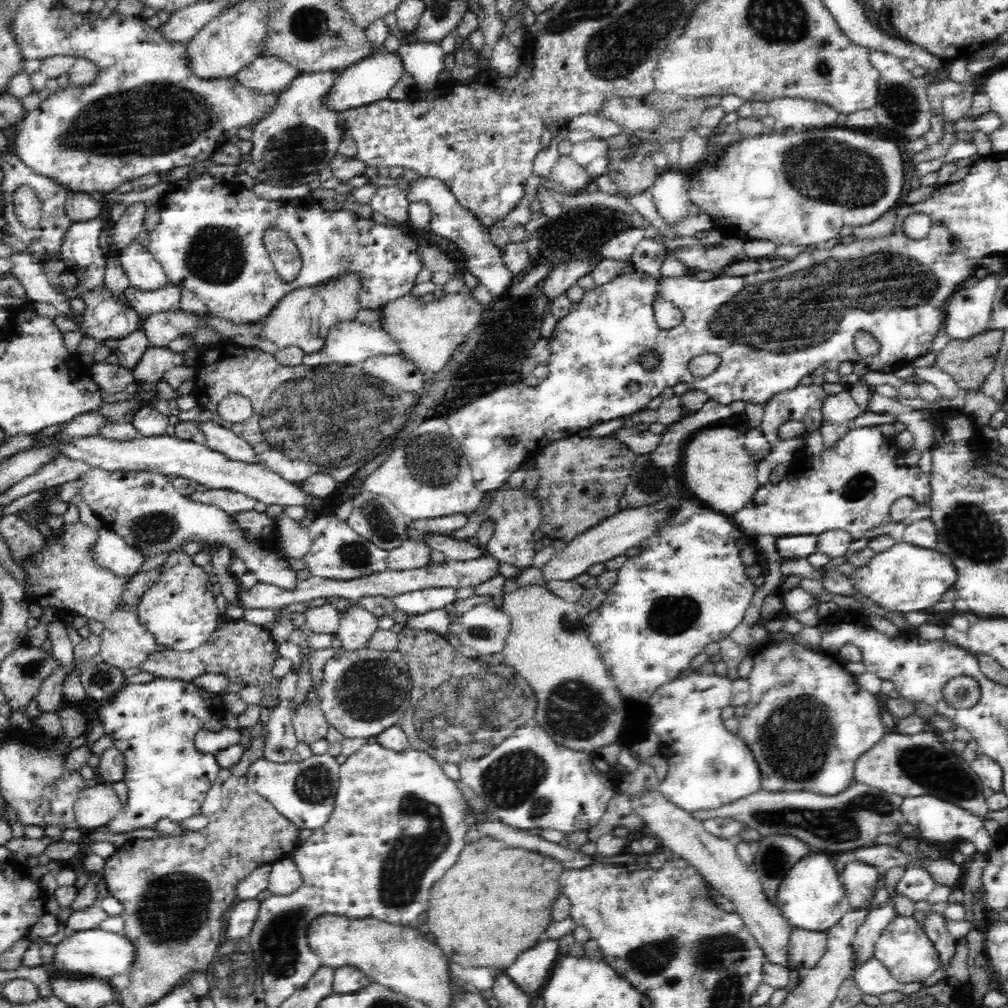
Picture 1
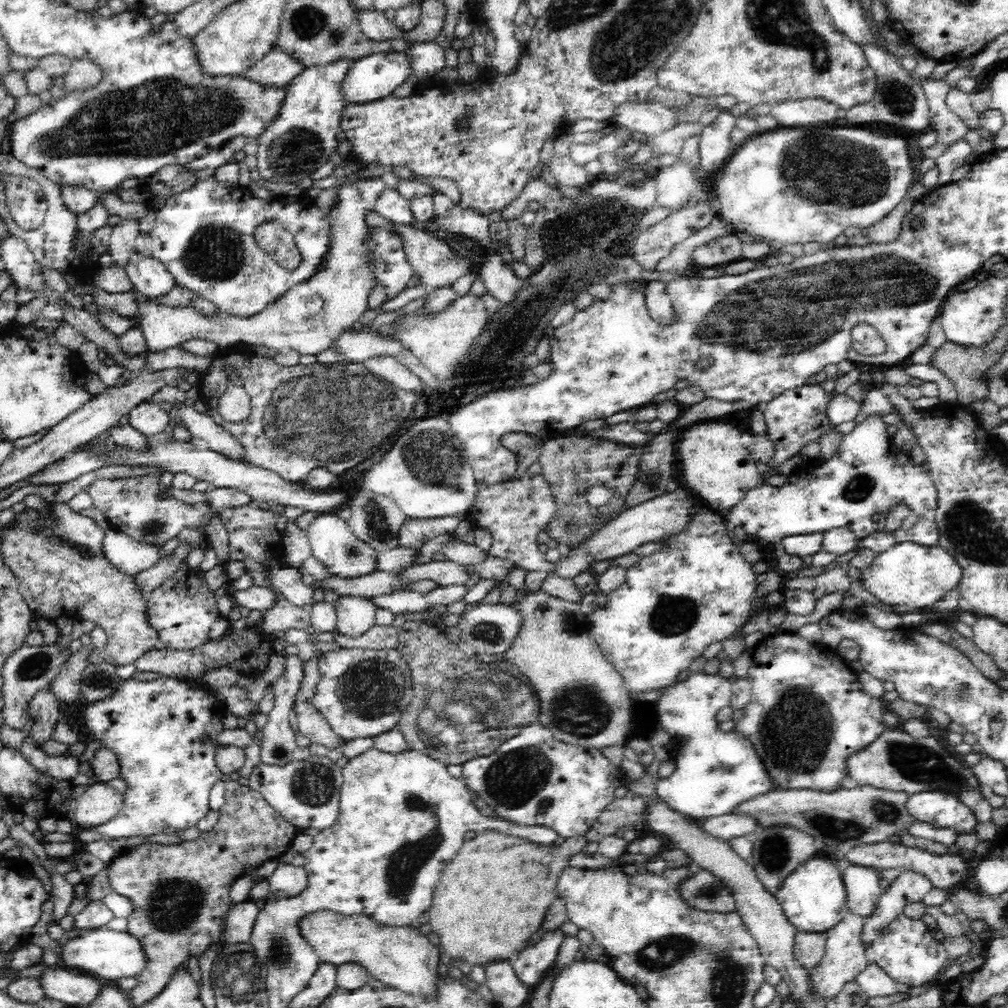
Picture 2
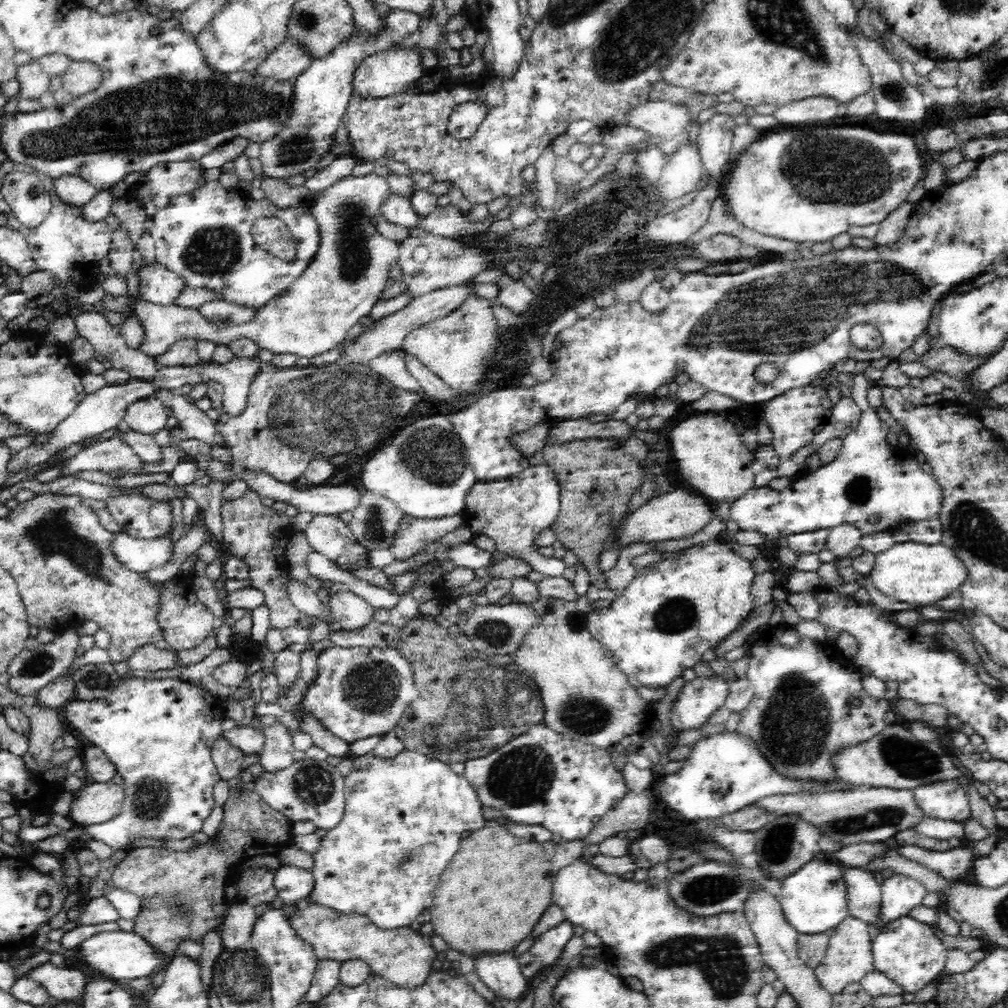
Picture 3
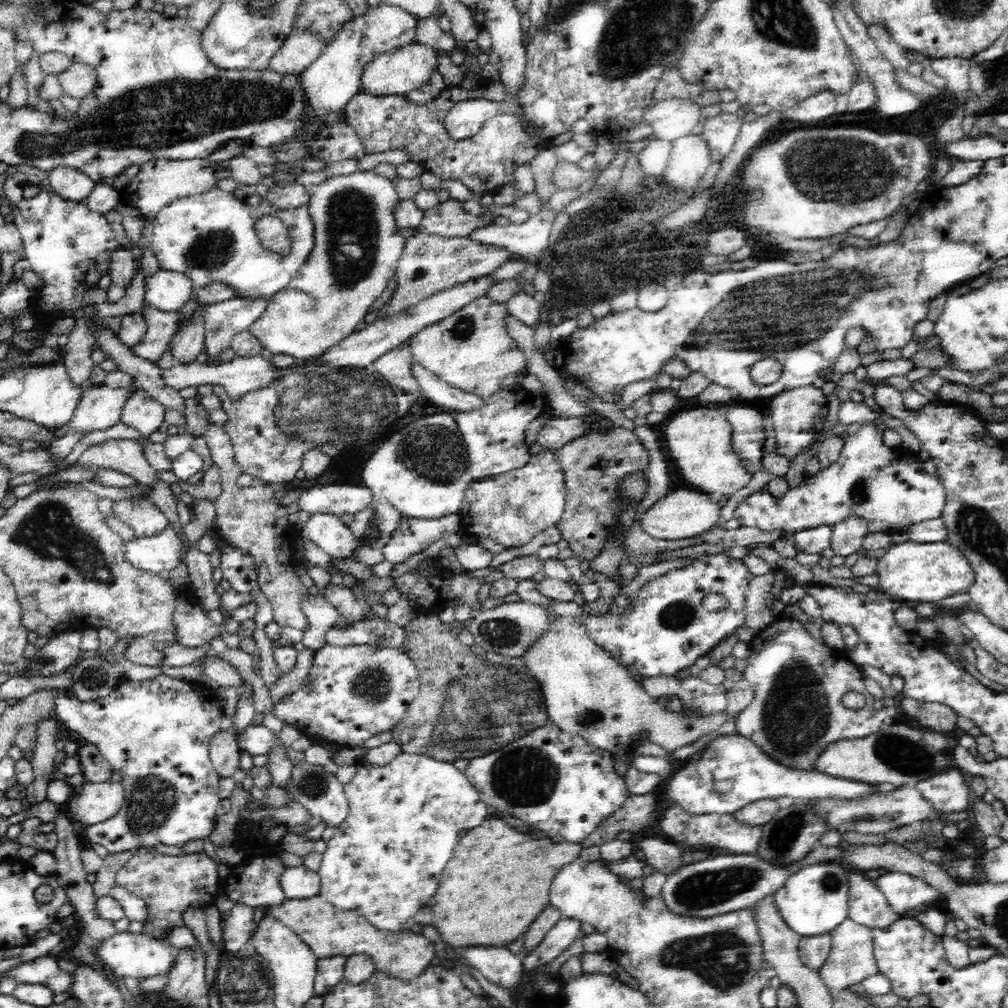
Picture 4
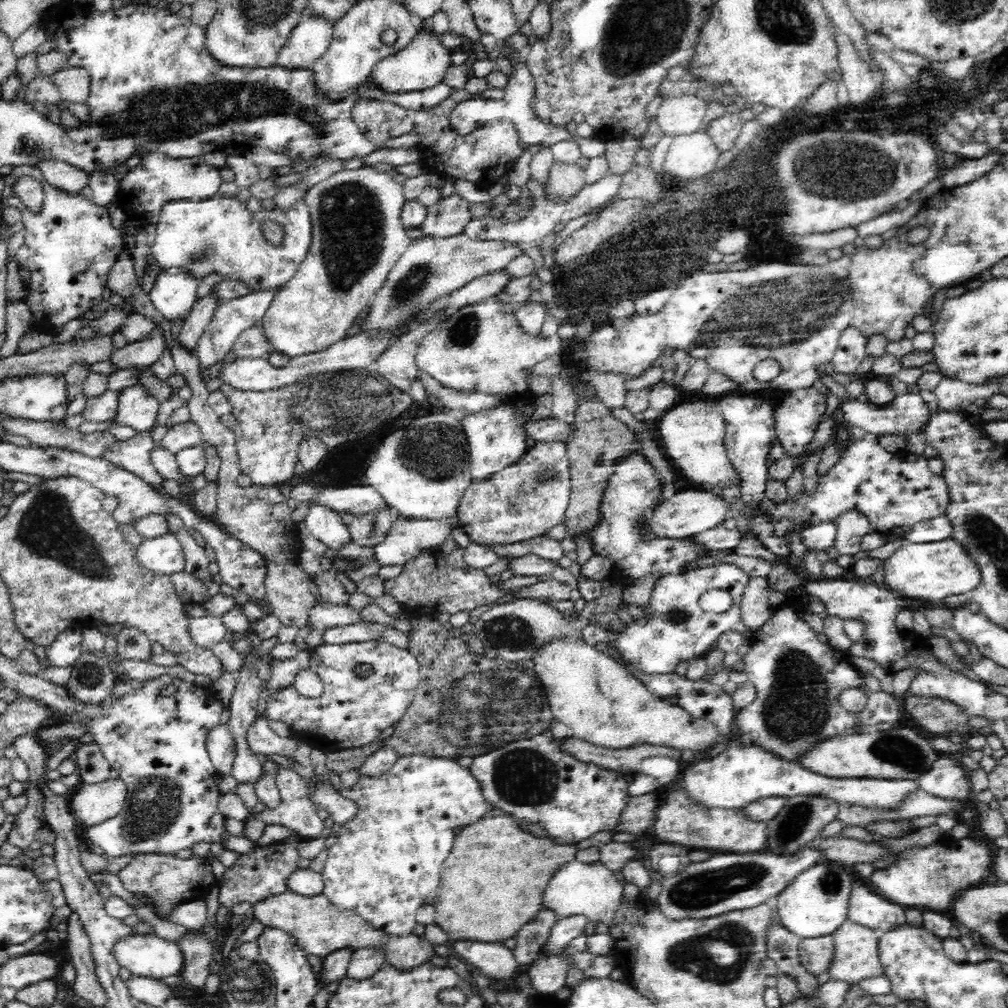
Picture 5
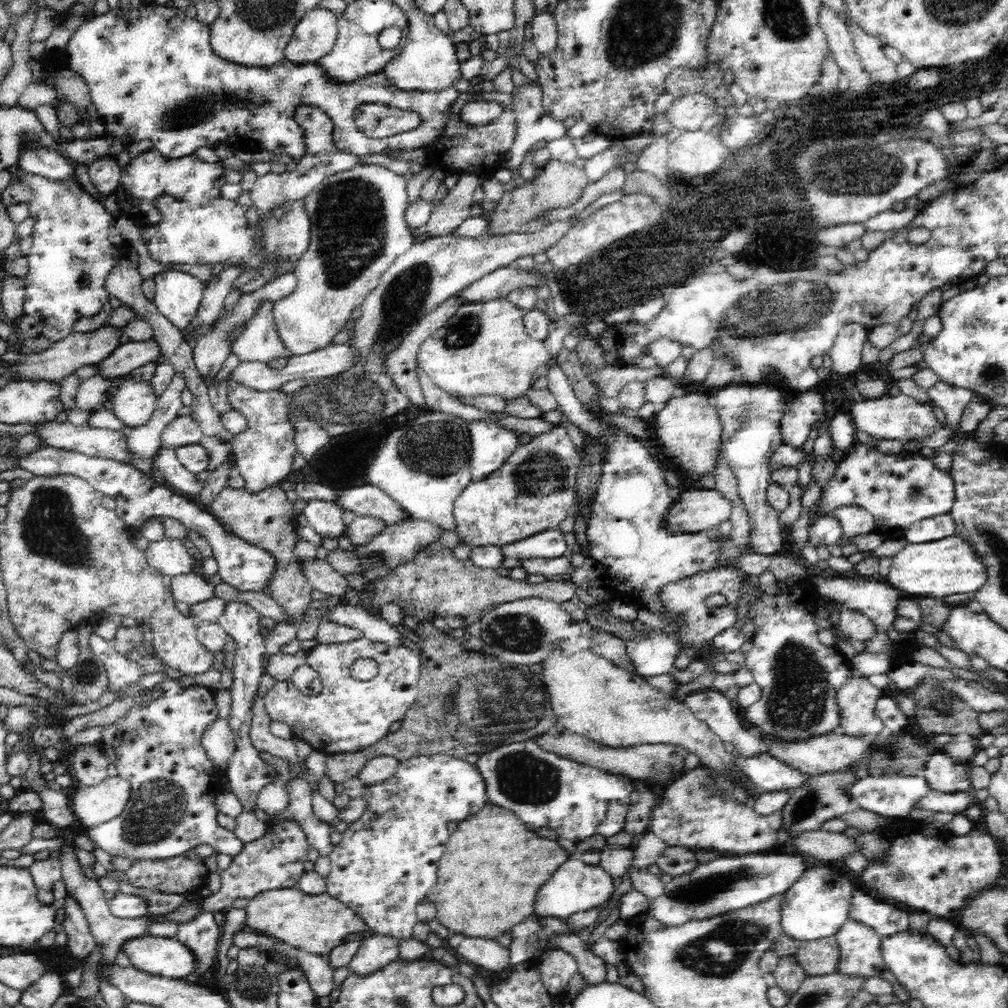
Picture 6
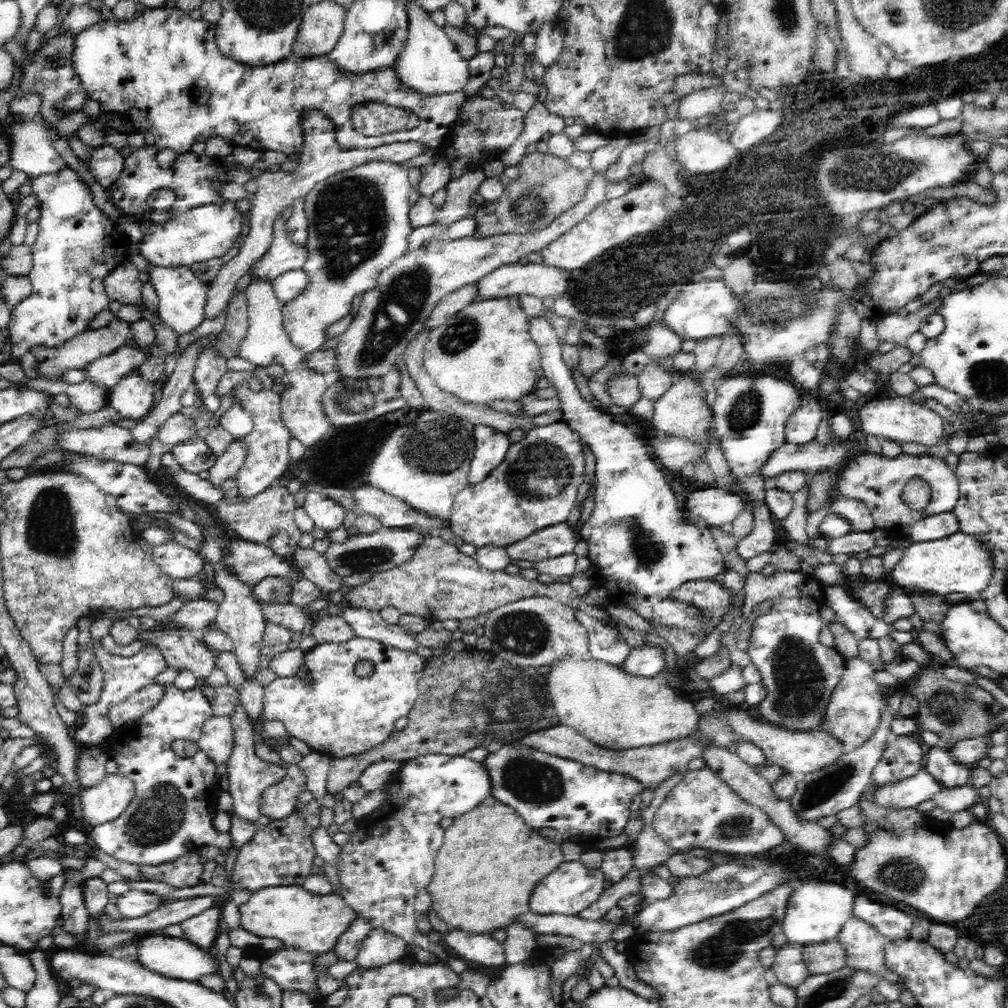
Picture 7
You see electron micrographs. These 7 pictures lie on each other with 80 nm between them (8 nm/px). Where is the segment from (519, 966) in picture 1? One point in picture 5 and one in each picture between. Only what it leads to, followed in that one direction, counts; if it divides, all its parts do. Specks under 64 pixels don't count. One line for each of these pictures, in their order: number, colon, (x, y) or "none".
2: (531, 964)
3: (545, 951)
4: (566, 931)
5: (565, 930)

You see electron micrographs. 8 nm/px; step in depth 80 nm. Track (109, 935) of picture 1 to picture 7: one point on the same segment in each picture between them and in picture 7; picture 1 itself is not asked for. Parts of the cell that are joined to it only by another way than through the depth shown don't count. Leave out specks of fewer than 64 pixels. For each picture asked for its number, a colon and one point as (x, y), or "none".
2: (106, 953)
3: (123, 955)
4: (138, 955)
5: (146, 955)
6: (162, 957)
7: (176, 958)

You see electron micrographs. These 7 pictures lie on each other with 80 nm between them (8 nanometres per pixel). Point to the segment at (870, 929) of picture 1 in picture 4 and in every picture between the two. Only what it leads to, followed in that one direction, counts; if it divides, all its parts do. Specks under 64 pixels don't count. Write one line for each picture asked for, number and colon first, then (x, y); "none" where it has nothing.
2: (909, 887)
3: (900, 893)
4: (904, 892)

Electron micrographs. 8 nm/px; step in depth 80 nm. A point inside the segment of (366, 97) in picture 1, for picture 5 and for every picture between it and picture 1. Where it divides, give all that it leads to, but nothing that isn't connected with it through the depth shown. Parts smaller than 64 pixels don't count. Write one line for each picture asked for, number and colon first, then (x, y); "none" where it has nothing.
2: (375, 76)
3: (387, 72)
4: (407, 68)
5: (423, 63)

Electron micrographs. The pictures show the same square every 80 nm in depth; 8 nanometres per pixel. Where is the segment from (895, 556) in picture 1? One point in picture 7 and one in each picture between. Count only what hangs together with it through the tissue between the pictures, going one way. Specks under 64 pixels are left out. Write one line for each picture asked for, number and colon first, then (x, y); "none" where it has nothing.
2: (907, 574)
3: (920, 574)
4: (929, 572)
5: (932, 570)
6: (949, 566)
7: (957, 563)

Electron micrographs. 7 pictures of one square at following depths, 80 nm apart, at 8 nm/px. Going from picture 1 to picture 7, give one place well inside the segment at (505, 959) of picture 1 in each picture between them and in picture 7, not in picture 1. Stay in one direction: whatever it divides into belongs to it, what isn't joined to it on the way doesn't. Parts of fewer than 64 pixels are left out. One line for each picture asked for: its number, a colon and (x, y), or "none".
2: (481, 886)
3: (480, 895)
4: (497, 883)
5: (488, 890)
6: (485, 885)
7: (485, 871)

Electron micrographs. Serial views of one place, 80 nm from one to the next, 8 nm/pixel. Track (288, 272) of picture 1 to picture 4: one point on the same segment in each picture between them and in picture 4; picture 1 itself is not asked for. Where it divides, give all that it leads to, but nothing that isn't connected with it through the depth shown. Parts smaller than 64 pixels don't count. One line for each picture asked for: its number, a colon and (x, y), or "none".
2: (272, 237)
3: (271, 234)
4: (272, 232)

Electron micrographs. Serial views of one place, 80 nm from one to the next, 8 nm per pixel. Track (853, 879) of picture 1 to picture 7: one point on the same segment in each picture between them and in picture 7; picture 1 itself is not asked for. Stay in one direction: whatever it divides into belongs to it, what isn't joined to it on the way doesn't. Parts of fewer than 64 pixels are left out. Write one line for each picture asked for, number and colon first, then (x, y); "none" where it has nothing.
2: (861, 882)
3: (864, 896)
4: (867, 905)
5: (866, 908)
6: (887, 919)
7: (890, 922)

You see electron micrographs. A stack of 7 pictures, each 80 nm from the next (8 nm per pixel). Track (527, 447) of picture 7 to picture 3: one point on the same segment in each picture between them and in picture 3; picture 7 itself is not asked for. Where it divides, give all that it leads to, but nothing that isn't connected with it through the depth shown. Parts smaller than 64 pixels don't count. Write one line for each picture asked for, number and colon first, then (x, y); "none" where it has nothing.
3: (513, 511)
4: (511, 508)
5: (524, 501)
6: (534, 491)

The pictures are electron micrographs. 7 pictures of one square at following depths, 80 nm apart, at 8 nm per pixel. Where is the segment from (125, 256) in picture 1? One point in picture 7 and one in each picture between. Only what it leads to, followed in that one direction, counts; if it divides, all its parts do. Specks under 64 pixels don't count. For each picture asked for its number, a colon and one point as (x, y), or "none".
2: (149, 277)
3: (158, 285)
4: (167, 291)
5: (174, 295)
6: (177, 295)
7: (182, 296)

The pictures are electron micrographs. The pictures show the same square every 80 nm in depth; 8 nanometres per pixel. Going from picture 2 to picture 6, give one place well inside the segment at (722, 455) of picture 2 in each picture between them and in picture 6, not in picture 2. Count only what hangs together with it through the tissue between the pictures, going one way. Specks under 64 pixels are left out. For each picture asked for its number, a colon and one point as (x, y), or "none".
3: (707, 447)
4: (698, 439)
5: (693, 431)
6: (689, 423)

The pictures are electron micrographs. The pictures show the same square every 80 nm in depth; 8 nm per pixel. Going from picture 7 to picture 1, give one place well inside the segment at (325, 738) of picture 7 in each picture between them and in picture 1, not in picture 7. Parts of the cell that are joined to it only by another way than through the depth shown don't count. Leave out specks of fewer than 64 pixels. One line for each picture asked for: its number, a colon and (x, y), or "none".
1: (363, 692)
2: (362, 693)
3: (360, 692)
4: (357, 691)
5: (352, 711)
6: (348, 715)

